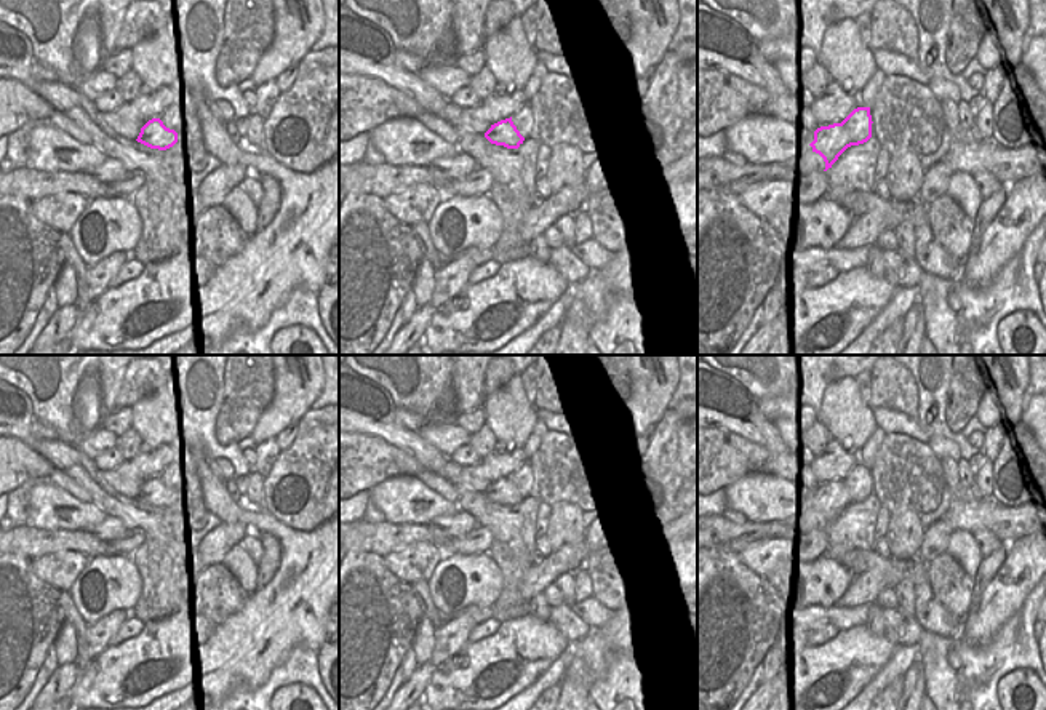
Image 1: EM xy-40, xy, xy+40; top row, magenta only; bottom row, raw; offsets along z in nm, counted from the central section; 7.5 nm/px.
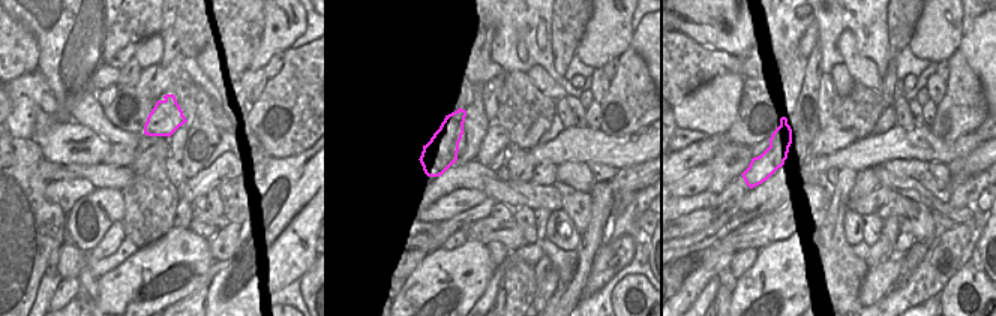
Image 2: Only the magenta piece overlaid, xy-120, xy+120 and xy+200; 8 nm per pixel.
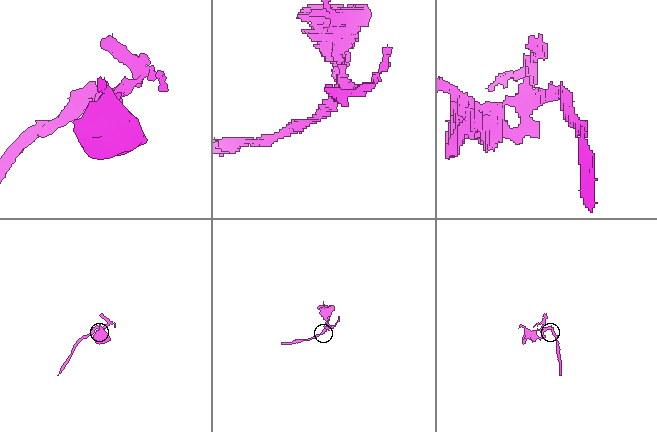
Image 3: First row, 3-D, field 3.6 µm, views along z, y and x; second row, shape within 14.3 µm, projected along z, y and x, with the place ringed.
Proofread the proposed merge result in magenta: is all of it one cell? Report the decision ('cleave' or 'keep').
cleave

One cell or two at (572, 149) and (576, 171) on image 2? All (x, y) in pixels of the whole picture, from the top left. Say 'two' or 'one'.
two

